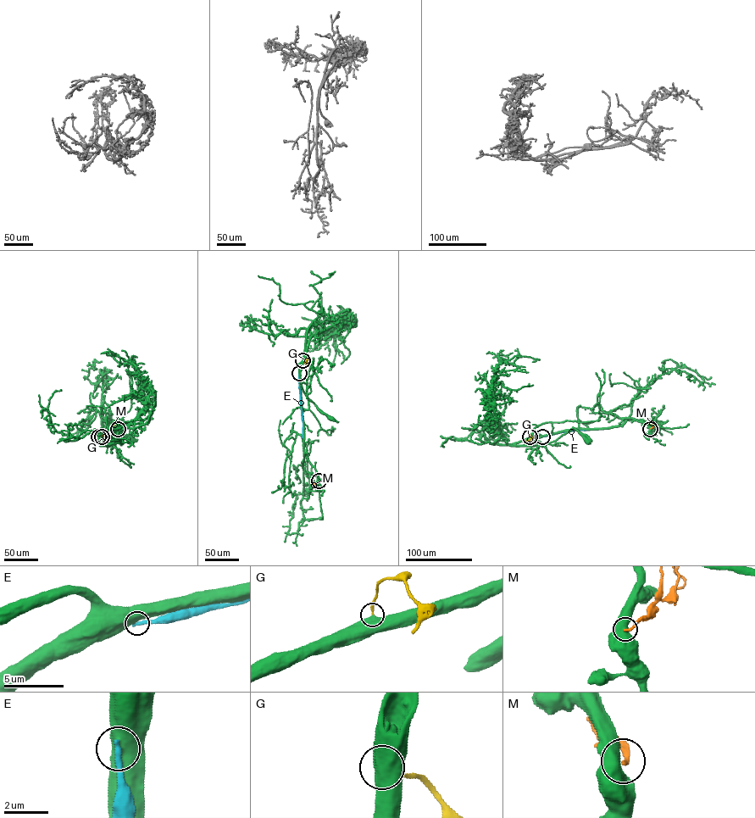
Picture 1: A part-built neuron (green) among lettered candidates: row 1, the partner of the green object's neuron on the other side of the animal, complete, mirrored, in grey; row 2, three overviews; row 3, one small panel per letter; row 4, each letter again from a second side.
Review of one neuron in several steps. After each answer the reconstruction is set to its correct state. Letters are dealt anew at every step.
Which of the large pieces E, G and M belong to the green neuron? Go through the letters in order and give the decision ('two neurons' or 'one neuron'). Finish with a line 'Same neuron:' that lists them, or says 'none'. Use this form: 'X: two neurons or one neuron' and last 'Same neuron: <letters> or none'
E: two neurons
G: one neuron
M: two neurons
Same neuron: G

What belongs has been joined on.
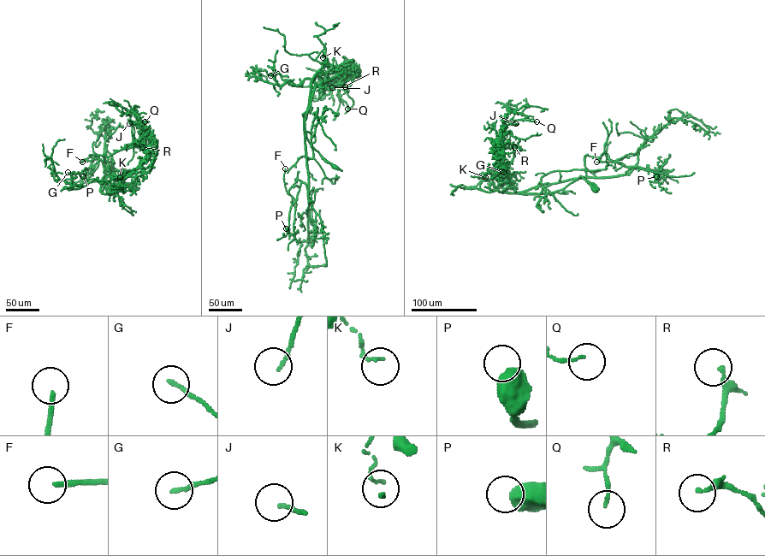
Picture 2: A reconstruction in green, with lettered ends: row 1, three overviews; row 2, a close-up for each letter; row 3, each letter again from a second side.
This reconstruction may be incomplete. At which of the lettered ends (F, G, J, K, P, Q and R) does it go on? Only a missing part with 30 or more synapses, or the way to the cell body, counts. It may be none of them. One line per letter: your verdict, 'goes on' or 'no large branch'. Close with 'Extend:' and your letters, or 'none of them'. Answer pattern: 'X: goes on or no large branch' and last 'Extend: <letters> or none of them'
F: no large branch
G: no large branch
J: no large branch
K: no large branch
P: no large branch
Q: no large branch
R: no large branch
Extend: none of them

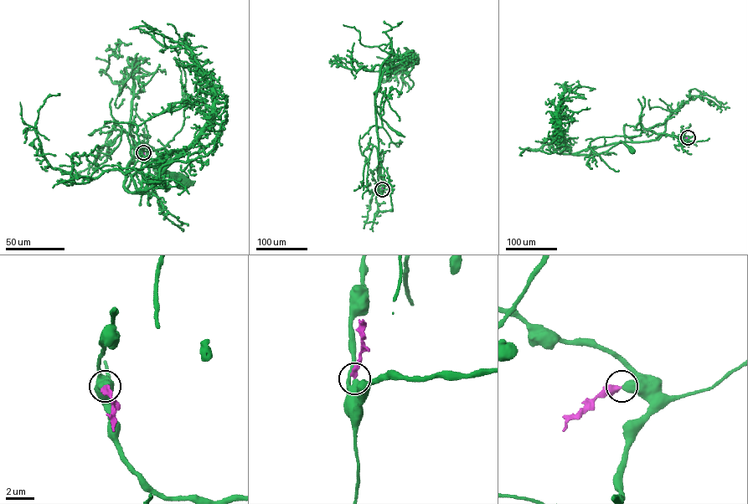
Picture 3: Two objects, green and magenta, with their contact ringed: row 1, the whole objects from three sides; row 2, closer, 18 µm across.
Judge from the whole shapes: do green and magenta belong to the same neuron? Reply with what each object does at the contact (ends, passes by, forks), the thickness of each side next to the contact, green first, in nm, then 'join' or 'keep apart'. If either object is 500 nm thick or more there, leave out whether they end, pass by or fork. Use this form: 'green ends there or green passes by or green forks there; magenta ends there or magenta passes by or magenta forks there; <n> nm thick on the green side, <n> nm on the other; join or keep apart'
600 nm thick on the green side, 360 nm on the other; keep apart

